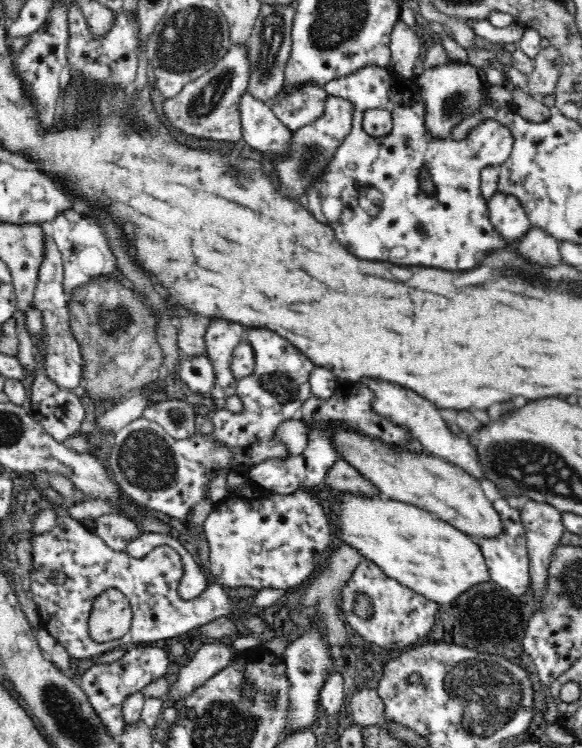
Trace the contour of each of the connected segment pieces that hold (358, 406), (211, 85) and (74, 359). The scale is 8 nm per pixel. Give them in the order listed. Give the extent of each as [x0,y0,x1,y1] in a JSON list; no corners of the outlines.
[[247,381,414,494],[162,45,250,146],[33,227,82,392]]

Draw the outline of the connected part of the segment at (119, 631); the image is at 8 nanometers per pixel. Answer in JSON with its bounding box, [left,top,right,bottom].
[88,588,133,643]

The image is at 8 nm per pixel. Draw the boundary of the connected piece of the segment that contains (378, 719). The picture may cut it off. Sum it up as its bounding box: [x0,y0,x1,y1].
[350,689,384,727]

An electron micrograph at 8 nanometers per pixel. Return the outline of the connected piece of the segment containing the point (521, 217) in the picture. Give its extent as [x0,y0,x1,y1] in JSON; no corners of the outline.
[487,190,530,244]

